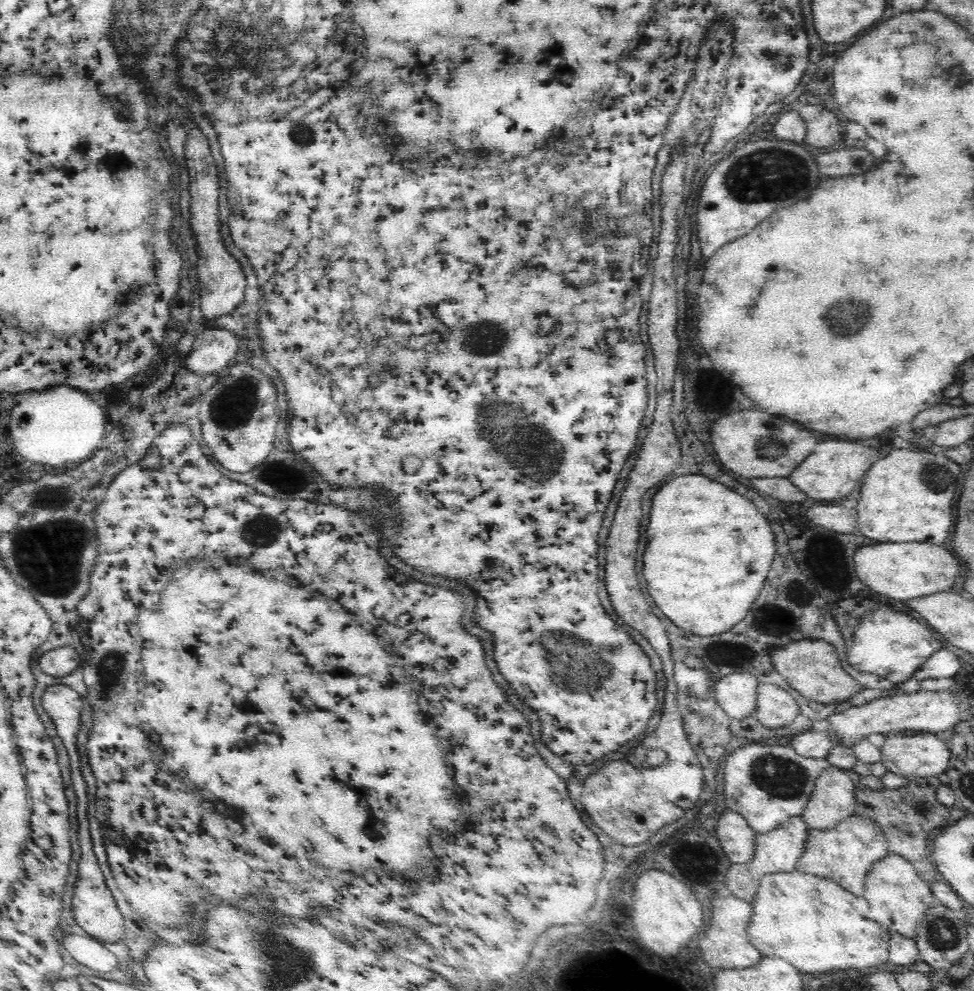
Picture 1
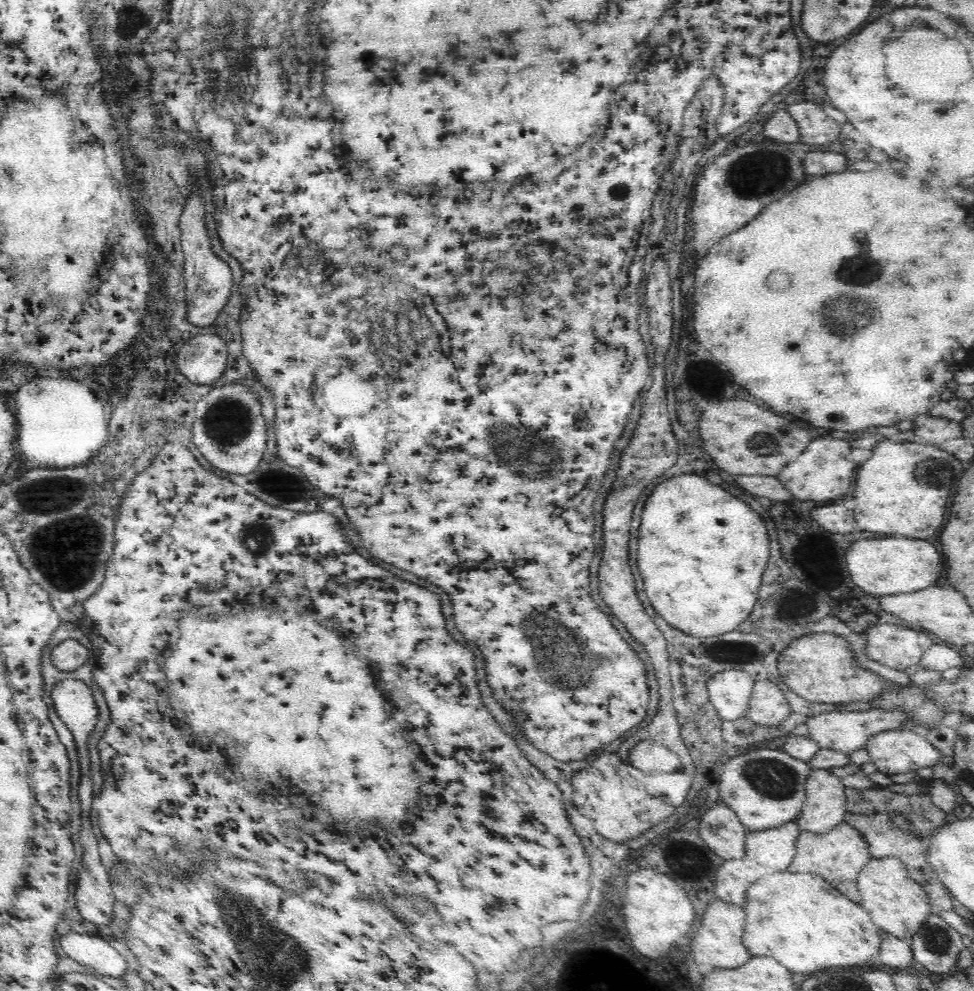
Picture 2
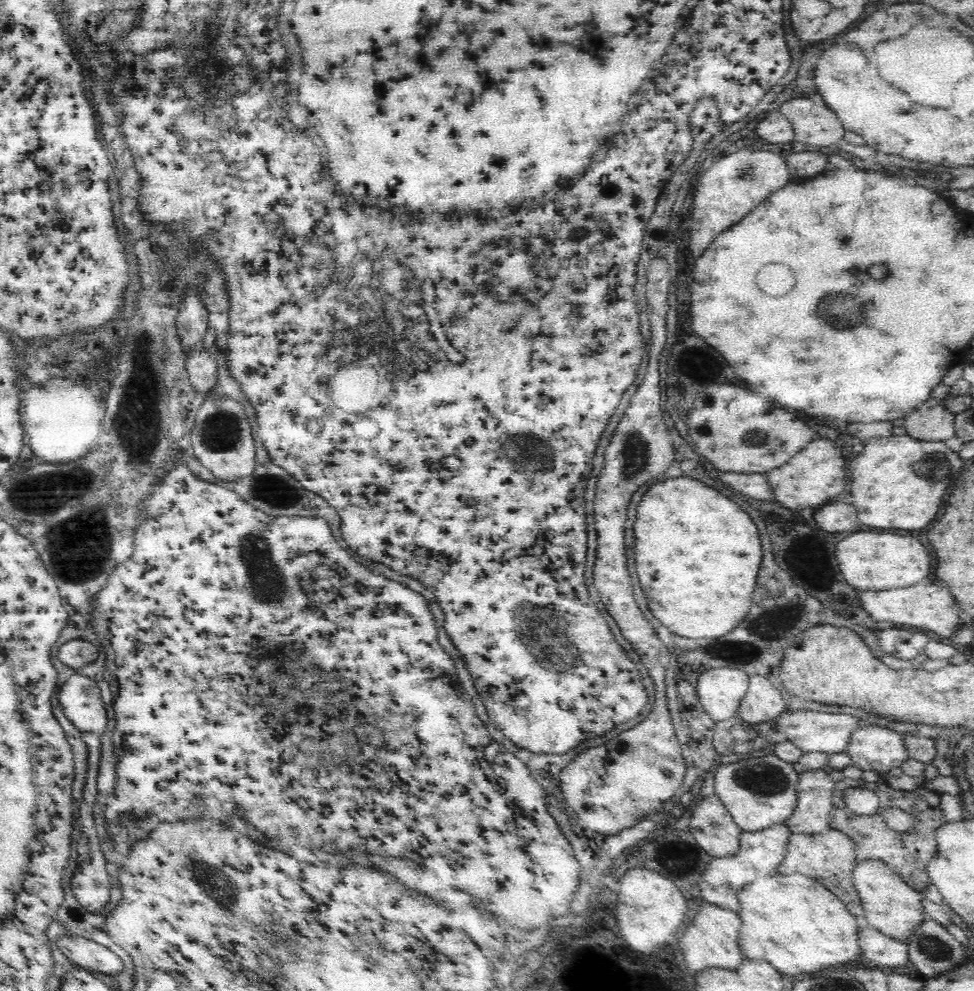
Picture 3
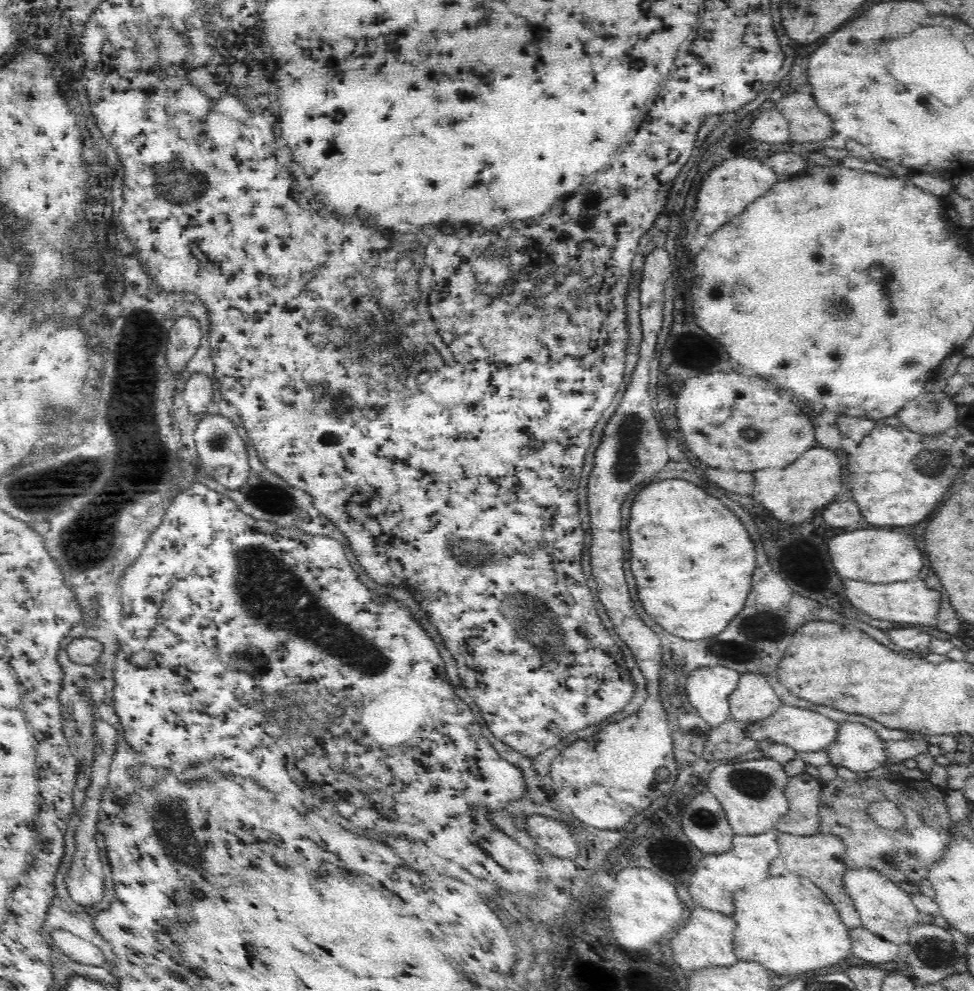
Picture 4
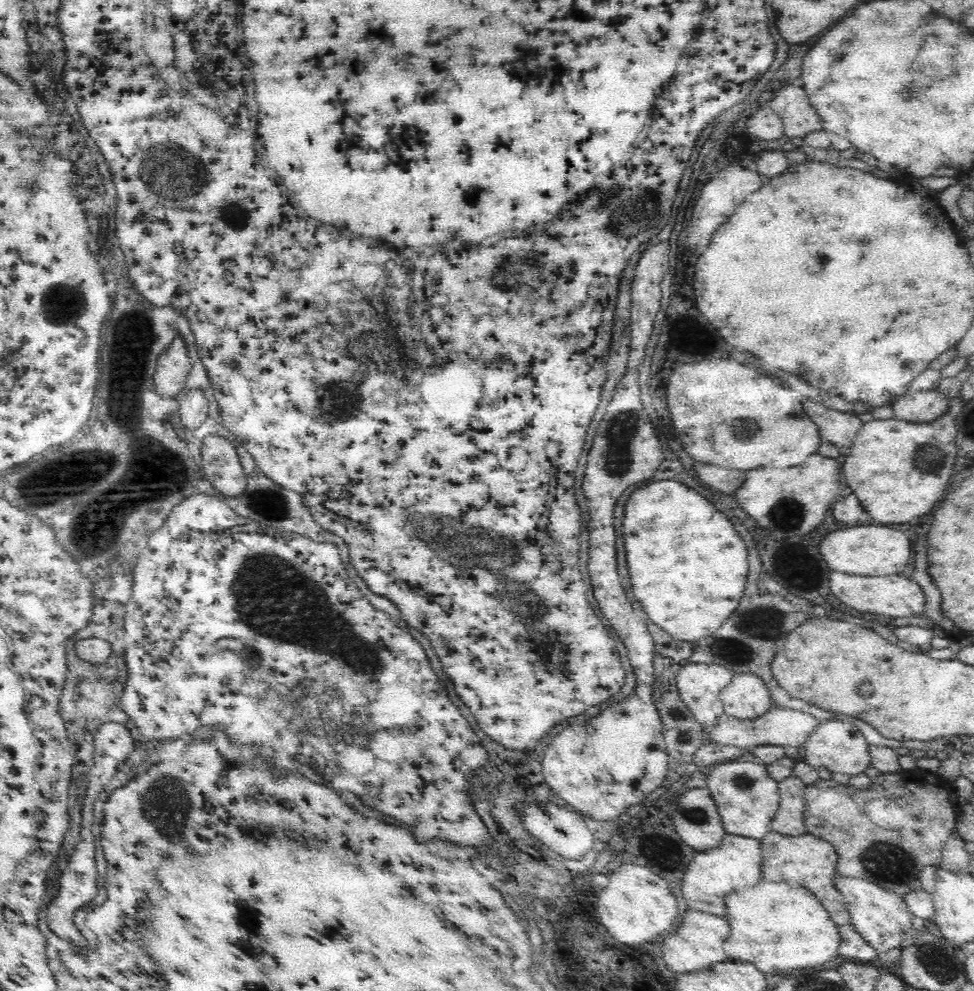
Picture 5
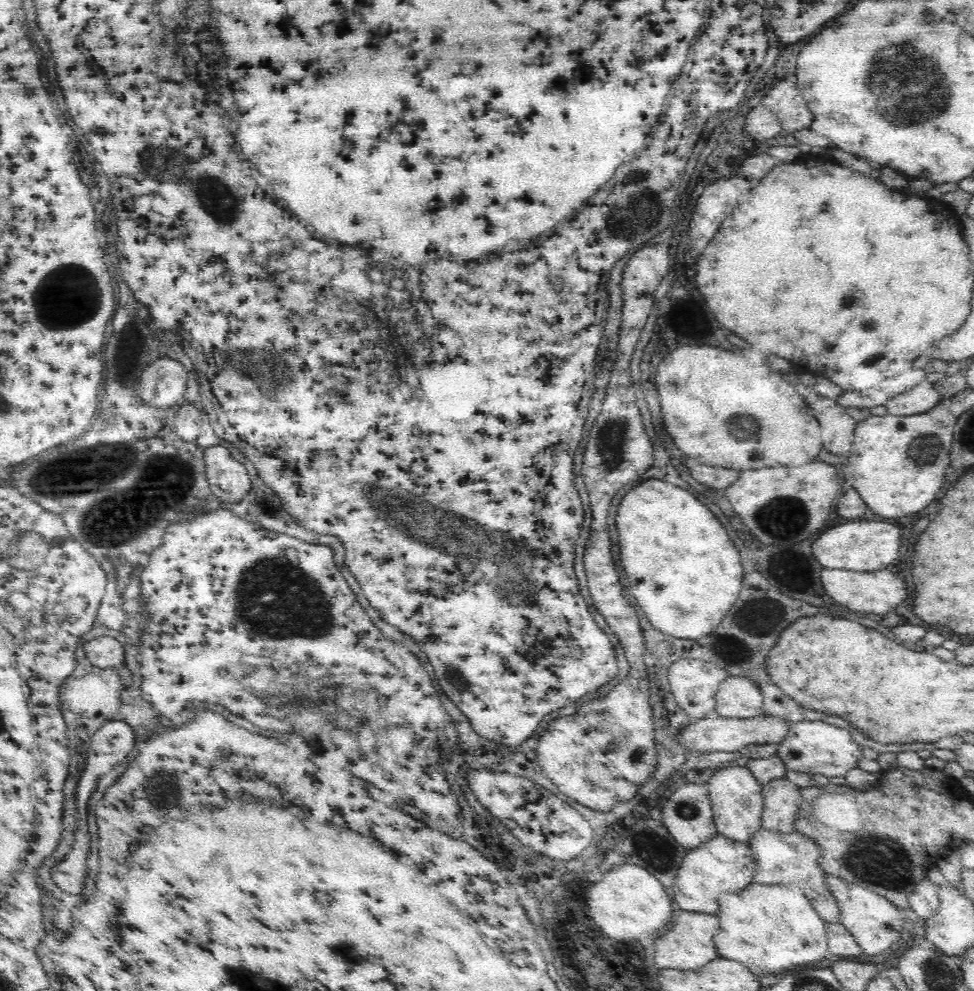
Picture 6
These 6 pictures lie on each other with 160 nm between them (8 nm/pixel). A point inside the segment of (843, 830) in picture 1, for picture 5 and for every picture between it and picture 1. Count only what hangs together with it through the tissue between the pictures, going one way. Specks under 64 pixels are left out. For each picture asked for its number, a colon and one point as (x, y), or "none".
2: (838, 855)
3: (829, 857)
4: (820, 858)
5: (806, 860)

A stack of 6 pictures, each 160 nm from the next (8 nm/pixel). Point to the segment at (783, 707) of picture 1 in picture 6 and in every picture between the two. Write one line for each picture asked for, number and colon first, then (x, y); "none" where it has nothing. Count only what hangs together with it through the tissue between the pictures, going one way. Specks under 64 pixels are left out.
2: (768, 706)
3: (762, 701)
4: (753, 699)
5: (745, 697)
6: (736, 697)

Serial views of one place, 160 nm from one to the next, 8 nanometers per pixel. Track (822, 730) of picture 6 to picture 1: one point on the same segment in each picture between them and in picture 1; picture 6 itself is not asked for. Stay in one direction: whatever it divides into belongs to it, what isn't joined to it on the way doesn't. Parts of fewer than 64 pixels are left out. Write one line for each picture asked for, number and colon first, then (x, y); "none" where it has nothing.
1: (920, 754)
2: (898, 751)
3: (871, 747)
4: (856, 747)
5: (838, 746)

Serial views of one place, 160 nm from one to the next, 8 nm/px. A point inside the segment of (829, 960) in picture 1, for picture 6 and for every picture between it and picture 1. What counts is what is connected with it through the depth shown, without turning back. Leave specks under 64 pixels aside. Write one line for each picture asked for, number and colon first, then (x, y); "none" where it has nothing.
2: (800, 919)
3: (812, 929)
4: (787, 924)
5: (778, 926)
6: (769, 929)

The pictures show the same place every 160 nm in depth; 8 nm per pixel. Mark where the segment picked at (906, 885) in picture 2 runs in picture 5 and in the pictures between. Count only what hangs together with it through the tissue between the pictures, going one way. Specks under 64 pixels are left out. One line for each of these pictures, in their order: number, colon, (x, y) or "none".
3: (890, 905)
4: (885, 909)
5: (882, 918)

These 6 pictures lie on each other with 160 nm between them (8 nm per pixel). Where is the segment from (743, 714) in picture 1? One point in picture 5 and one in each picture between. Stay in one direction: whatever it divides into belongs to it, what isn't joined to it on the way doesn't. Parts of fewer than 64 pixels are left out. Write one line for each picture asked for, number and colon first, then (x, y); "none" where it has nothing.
2: (730, 691)
3: (719, 691)
4: (708, 689)
5: (699, 685)

